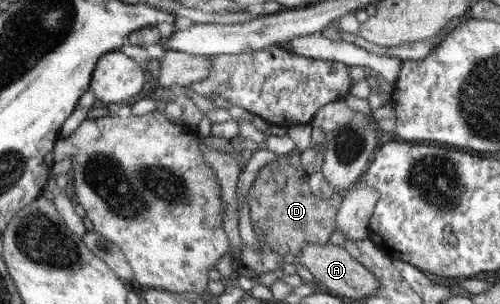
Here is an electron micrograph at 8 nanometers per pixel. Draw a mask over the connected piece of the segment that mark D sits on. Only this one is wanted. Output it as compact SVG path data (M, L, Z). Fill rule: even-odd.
M300 152L278 157L259 170L248 191L248 203L253 230L263 236L268 250L297 255L303 245L327 245L337 230L336 215L343 194L335 191L329 200L315 196L308 184L309 174L300 162Z

